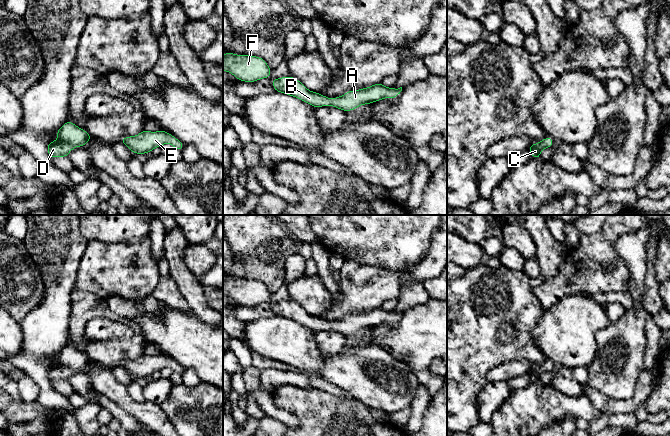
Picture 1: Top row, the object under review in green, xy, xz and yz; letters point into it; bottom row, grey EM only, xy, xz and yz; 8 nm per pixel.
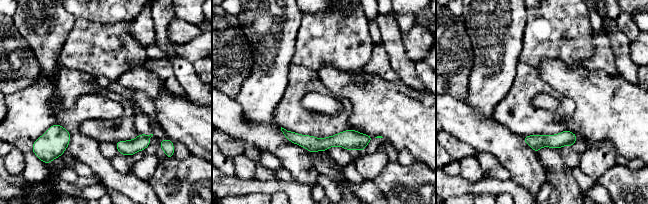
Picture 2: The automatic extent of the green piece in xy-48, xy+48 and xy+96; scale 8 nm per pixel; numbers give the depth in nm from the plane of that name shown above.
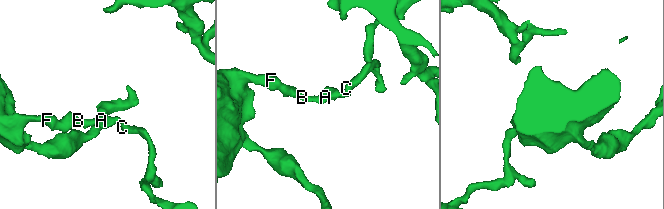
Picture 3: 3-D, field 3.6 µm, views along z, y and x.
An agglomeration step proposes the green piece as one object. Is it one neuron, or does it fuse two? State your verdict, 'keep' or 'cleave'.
keep

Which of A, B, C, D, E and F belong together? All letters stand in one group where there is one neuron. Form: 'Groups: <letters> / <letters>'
Groups: A B C D E F

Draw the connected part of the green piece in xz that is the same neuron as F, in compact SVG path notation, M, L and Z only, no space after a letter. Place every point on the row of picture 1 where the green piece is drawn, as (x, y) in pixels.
M226 52L223 56L223 71L232 73L238 80L255 82L262 78L269 78L271 69L266 61L257 56L236 55Z

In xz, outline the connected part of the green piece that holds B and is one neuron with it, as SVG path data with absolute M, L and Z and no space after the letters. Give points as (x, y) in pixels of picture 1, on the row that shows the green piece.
M291 76L273 79L272 85L276 92L294 96L315 108L334 106L346 112L360 105L371 104L384 98L396 98L402 91L402 87L394 89L385 87L382 83L377 83L360 90L348 91L343 96L330 99L320 93L308 90L299 80Z

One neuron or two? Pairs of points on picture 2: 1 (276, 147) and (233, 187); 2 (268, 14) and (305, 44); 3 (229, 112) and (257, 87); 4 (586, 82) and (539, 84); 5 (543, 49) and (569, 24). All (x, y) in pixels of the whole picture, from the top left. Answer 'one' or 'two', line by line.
1: two
2: two
3: two
4: two
5: one

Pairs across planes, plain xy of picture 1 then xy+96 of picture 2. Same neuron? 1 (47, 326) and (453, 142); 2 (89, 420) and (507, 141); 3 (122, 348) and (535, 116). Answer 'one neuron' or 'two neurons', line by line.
1: two neurons
2: two neurons
3: one neuron

